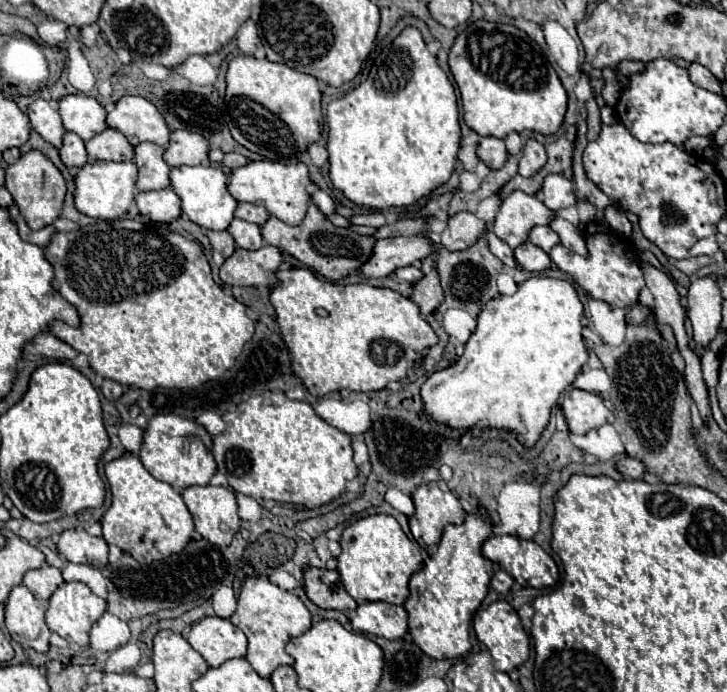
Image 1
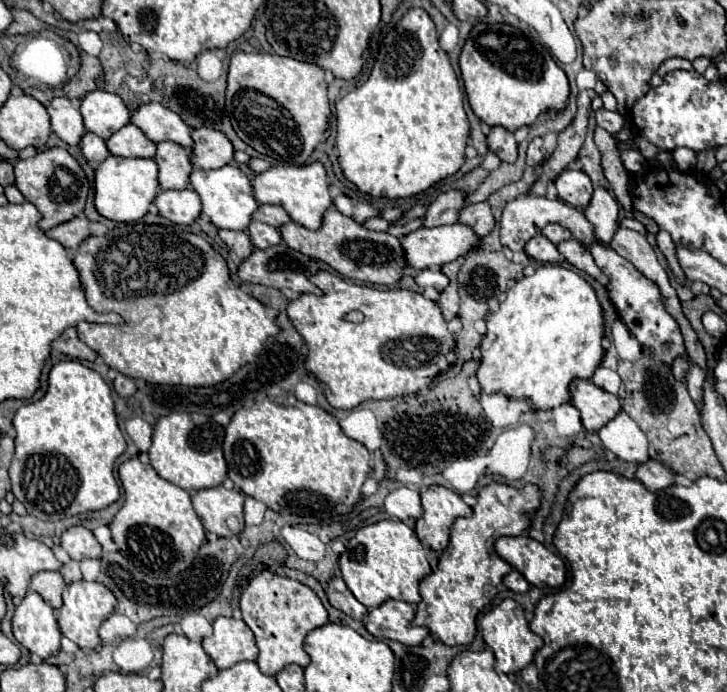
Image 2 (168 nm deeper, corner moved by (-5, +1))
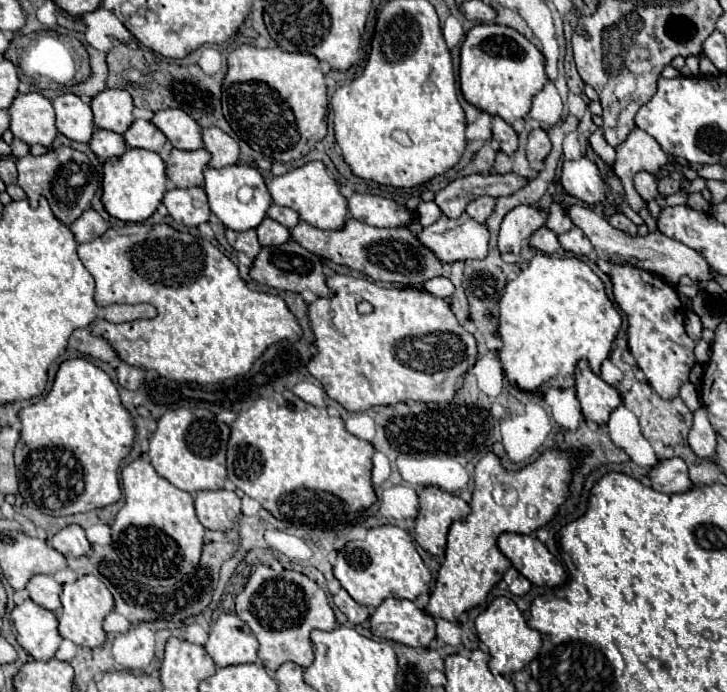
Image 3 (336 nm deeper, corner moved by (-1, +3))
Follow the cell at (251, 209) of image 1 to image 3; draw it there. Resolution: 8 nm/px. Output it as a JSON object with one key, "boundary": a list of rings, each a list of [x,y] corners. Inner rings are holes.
{"boundary":[[[271,204],[271,206],[269,206],[269,210],[267,210],[267,218],[279,222],[281,226],[285,226],[285,228],[289,228],[289,230],[299,222],[299,216],[297,216],[295,210],[291,210],[291,208],[283,208],[283,206],[277,206],[277,204]]]}

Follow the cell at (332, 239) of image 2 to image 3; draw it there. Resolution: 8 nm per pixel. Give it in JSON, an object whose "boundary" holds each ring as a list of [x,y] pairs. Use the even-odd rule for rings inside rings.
{"boundary":[[[355,218],[345,220],[345,224],[337,230],[319,230],[315,226],[309,226],[307,222],[299,222],[295,228],[291,228],[291,238],[309,252],[323,256],[339,266],[359,270],[377,282],[399,282],[407,286],[419,286],[427,278],[441,274],[441,262],[437,262],[431,250],[427,250],[415,238],[415,234],[405,228],[375,228]]]}

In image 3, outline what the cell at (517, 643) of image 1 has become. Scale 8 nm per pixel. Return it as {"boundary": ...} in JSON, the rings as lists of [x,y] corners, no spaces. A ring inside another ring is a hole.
{"boundary":[[[501,596],[495,598],[475,620],[475,628],[477,636],[491,654],[489,660],[489,668],[497,674],[513,674],[523,670],[537,654],[541,648],[541,634],[533,628],[527,626],[523,614],[519,612],[519,608],[515,606],[513,600]]]}

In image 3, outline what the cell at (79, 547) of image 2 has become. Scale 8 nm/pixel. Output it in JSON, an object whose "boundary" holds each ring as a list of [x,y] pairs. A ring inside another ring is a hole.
{"boundary":[[[71,524],[63,530],[59,530],[53,538],[51,544],[55,550],[59,550],[65,558],[81,558],[87,556],[93,548],[85,536],[85,530],[77,524]]]}

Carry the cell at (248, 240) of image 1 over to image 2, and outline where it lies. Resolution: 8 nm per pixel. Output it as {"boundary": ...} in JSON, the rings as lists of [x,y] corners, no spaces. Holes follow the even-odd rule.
{"boundary":[[[253,220],[249,224],[247,232],[249,232],[255,248],[269,248],[269,246],[277,246],[281,242],[281,234],[275,226],[269,226],[269,224],[263,224],[257,220]]]}

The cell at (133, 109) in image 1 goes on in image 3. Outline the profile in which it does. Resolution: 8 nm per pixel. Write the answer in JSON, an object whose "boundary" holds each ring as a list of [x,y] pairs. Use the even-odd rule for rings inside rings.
{"boundary":[[[165,108],[153,114],[151,122],[167,136],[167,140],[179,150],[197,150],[203,146],[201,128],[183,110]]]}

